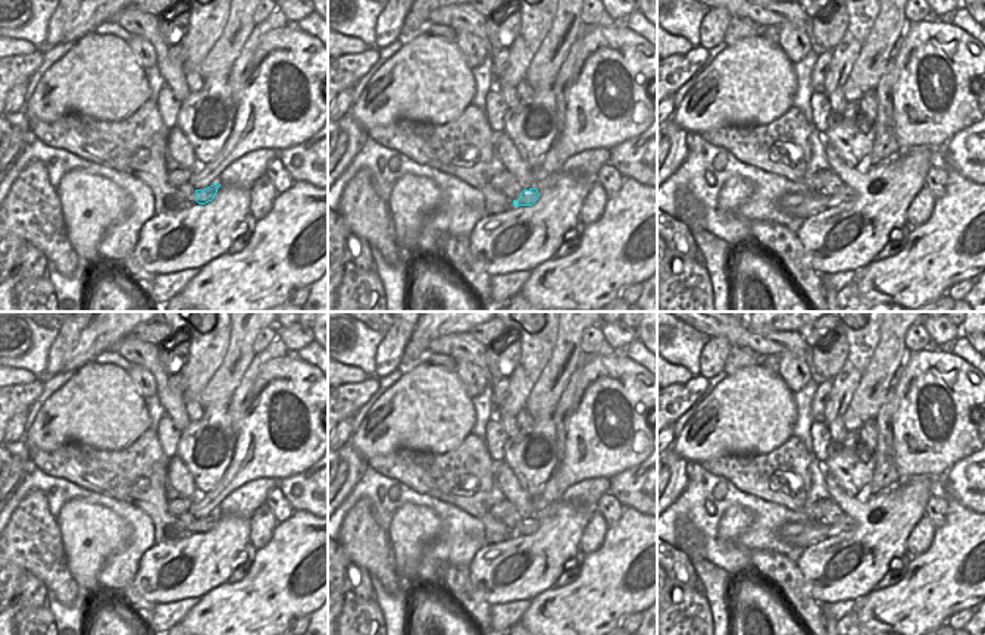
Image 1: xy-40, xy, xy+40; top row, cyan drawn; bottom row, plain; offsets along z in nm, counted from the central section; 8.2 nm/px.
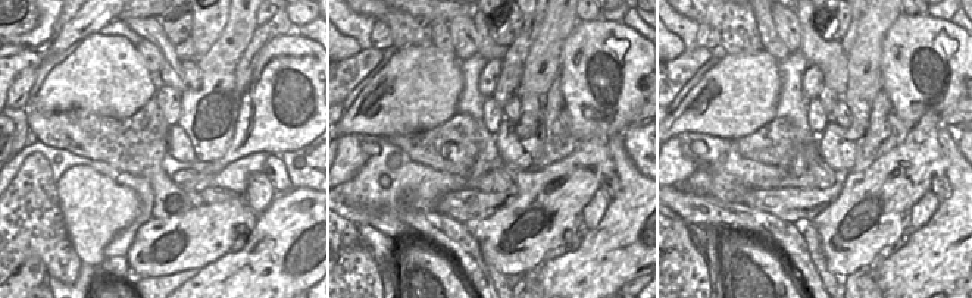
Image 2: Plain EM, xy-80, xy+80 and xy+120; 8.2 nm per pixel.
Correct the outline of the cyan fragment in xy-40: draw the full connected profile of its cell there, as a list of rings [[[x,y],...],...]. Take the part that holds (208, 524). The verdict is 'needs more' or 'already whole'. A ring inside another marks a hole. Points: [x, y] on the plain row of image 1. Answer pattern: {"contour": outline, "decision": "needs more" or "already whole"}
{"contour": [[[216,512],[204,519],[196,519],[196,531],[198,534],[206,534],[206,532],[212,531],[215,528],[219,516],[221,516],[221,513]]], "decision": "already whole"}

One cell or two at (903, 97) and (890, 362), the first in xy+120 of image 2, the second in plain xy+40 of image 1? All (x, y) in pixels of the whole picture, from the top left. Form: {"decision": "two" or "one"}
{"decision": "two"}

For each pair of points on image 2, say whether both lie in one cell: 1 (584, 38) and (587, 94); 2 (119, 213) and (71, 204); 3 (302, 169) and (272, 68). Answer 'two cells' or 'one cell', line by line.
1: one cell
2: one cell
3: two cells

